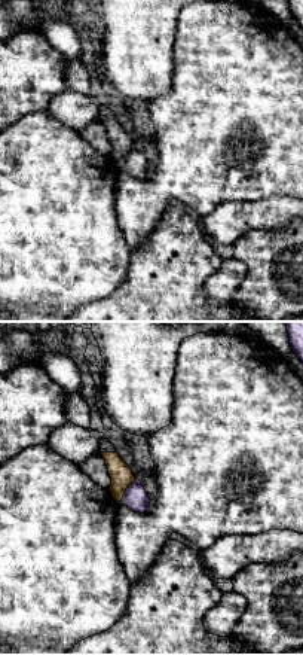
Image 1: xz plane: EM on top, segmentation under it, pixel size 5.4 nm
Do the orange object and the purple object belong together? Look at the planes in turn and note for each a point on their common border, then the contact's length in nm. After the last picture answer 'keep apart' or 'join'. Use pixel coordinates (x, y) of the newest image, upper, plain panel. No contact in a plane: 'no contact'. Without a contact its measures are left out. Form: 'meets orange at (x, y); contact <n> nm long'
meets orange at (125, 157); contact 160 nm long

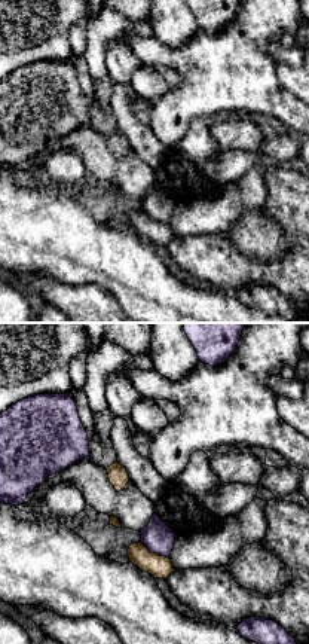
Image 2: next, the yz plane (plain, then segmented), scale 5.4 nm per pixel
meets orange at (155, 220); contact 180 nm long

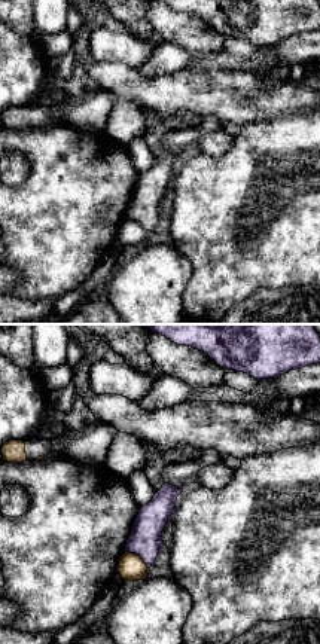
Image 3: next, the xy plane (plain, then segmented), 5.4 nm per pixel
meets orange at (137, 222); contact 160 nm long

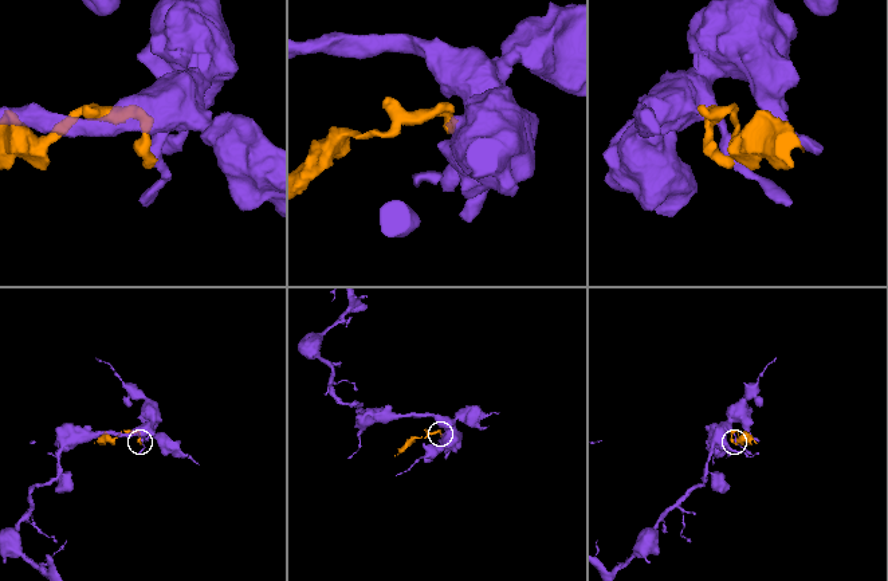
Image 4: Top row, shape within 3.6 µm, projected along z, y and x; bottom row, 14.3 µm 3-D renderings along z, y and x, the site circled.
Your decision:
keep apart

